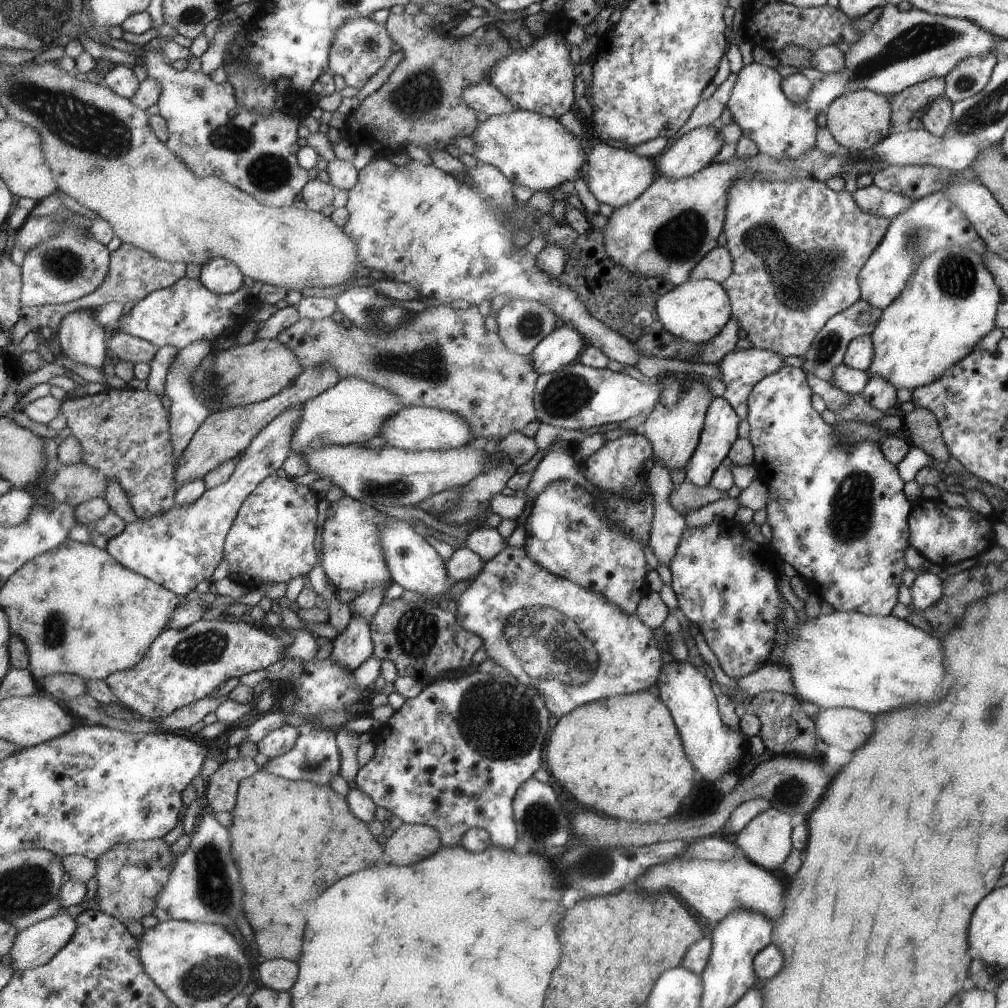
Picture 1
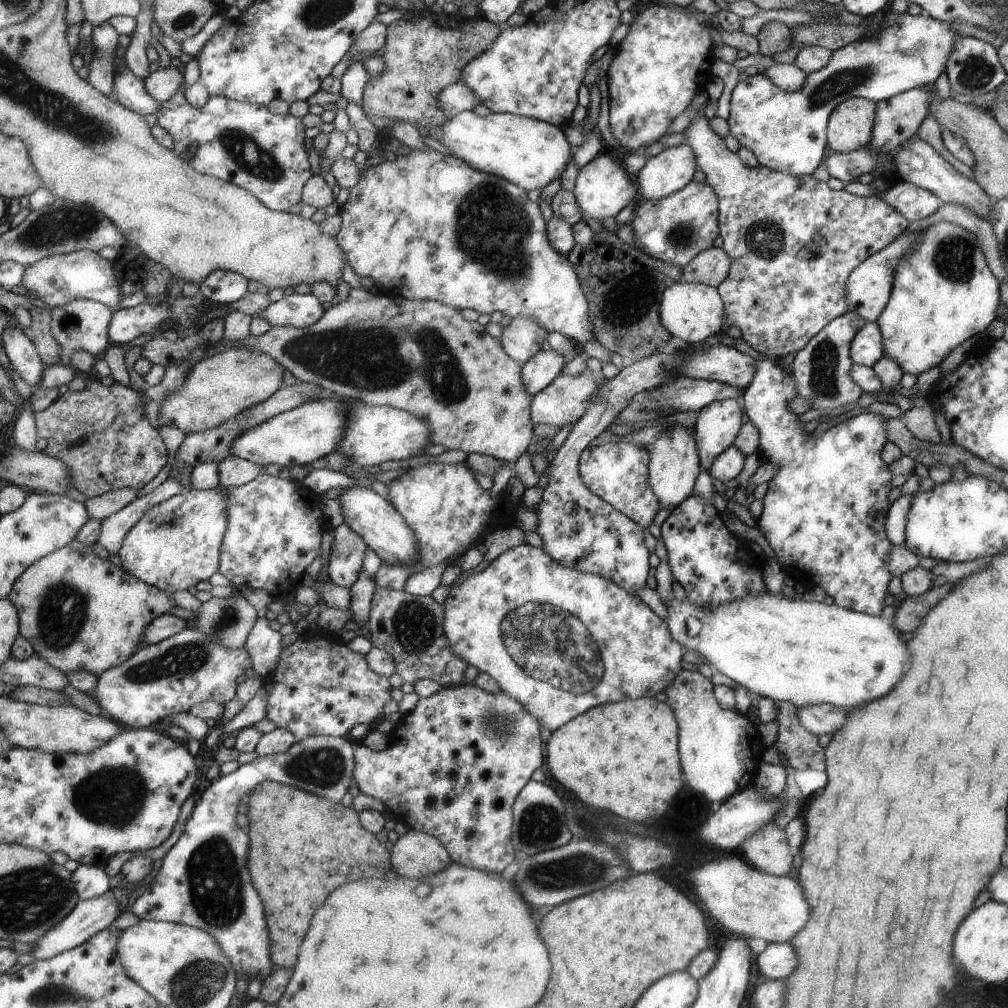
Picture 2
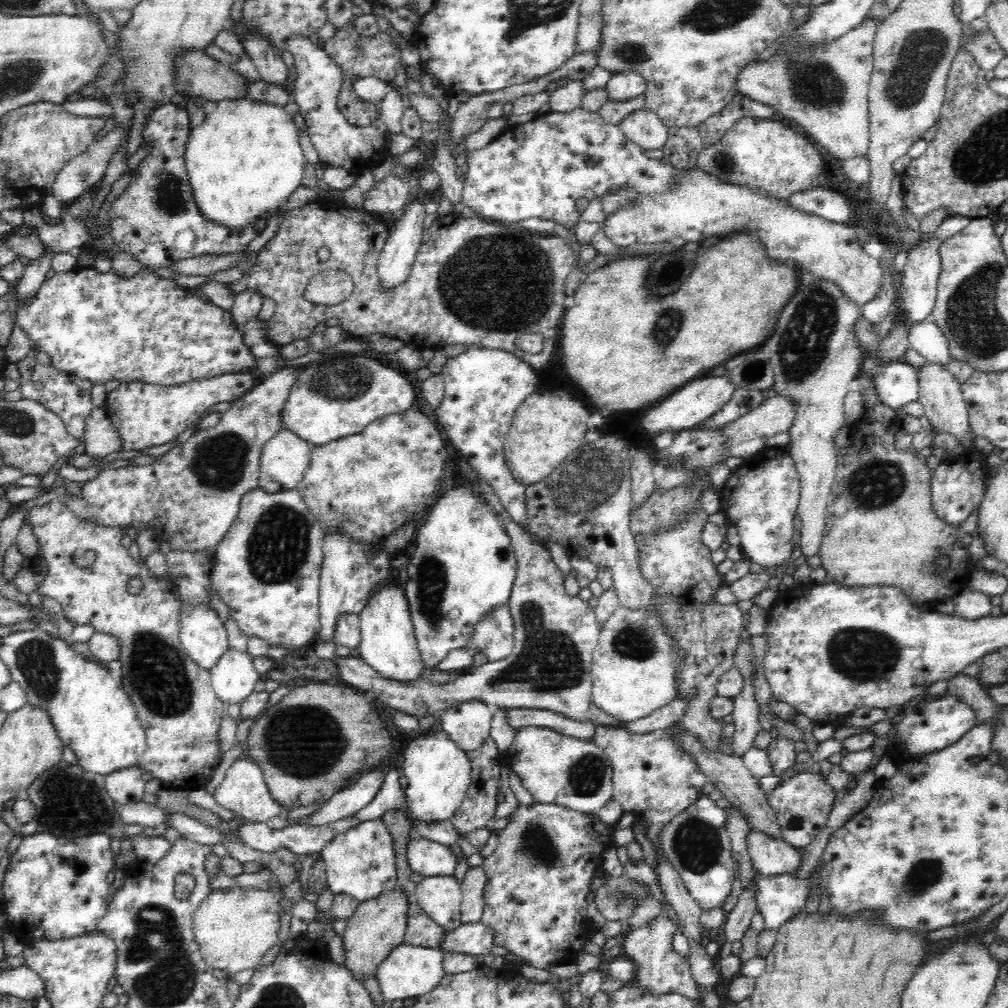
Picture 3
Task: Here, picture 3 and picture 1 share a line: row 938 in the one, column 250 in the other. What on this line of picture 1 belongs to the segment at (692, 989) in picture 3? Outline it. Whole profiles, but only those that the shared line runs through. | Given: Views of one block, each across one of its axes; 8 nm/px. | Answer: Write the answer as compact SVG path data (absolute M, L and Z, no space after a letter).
M200 619L187 627L167 627L134 668L107 678L120 703L134 709L142 719L164 718L188 703L210 696L229 678L240 678L252 670L264 670L280 658L284 644L246 622Z

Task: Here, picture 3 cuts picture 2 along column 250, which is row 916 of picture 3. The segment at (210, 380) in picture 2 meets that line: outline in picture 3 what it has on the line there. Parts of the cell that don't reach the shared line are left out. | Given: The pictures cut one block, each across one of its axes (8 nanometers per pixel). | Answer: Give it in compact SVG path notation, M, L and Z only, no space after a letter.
M392 888L376 898L359 902L354 914L347 918L347 925L341 935L345 950L345 963L343 964L356 979L362 981L364 976L373 976L373 971L393 947L404 943L405 930L407 929L407 912L410 905L410 893L403 888Z

